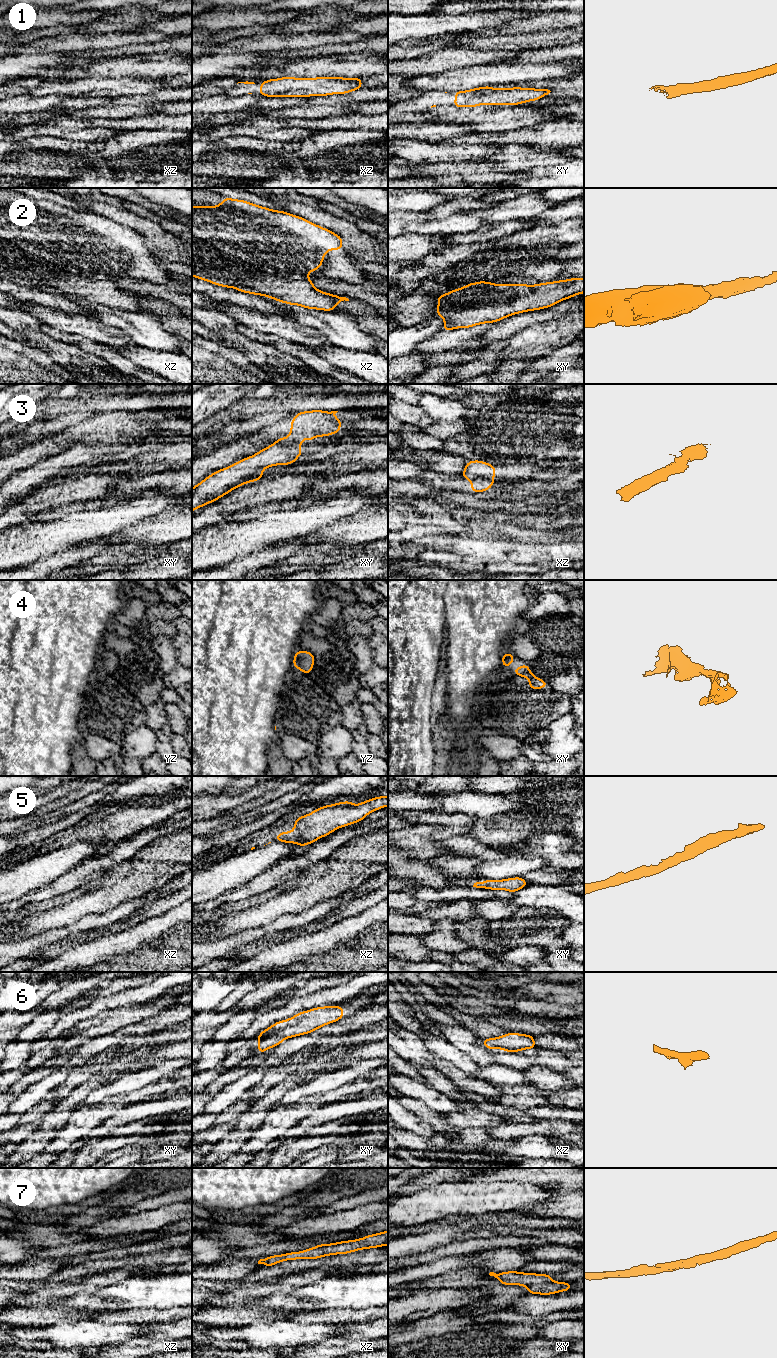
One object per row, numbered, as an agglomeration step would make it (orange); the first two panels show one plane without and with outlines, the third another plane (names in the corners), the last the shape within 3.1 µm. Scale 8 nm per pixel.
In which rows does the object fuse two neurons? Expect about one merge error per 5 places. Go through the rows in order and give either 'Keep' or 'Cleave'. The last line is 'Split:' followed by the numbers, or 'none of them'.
1: Keep
2: Keep
3: Cleave
4: Keep
5: Keep
6: Keep
7: Keep
Split: 3

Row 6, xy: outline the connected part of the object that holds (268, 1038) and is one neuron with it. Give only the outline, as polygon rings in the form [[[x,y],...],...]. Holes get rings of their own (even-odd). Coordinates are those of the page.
[[[338,1006],[316,1007],[295,1016],[274,1023],[263,1030],[258,1037],[258,1053],[278,1046],[284,1039],[309,1034],[327,1024],[336,1022],[344,1016],[344,1008]]]

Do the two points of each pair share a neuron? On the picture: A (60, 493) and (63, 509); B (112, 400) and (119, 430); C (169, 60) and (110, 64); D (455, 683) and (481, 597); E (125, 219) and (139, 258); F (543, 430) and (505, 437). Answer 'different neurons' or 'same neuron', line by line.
A: different neurons
B: different neurons
C: same neuron
D: same neuron
E: different neurons
F: same neuron

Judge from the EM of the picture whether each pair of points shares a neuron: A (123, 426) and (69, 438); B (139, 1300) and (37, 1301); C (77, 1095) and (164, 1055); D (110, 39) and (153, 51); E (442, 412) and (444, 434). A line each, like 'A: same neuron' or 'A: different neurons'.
A: same neuron
B: same neuron
C: same neuron
D: different neurons
E: different neurons

